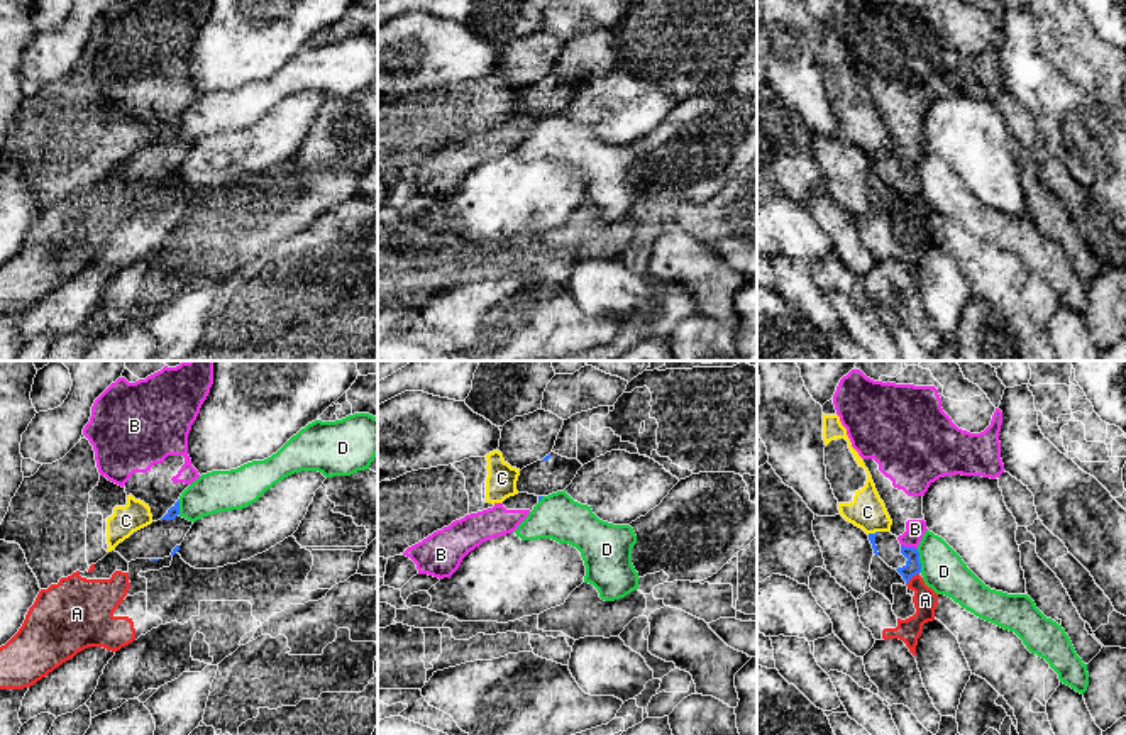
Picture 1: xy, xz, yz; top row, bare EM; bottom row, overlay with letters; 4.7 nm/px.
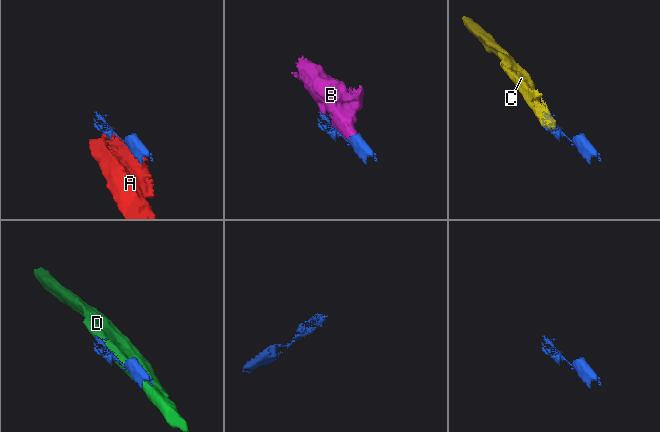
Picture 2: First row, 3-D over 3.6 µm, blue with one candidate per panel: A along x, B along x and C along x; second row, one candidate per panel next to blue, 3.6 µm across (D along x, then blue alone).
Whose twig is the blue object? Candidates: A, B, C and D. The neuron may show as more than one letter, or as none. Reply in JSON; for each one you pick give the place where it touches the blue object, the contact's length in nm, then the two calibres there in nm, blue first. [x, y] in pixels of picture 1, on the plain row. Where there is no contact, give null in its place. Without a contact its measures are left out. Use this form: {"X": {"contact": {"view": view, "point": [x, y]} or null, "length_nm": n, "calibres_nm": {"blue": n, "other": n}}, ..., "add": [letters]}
{"B": {"contact": {"view": "yz", "point": [910, 168]}, "length_nm": 80, "calibres_nm": {"blue": 80, "other": 100}}, "add": ["B"]}

